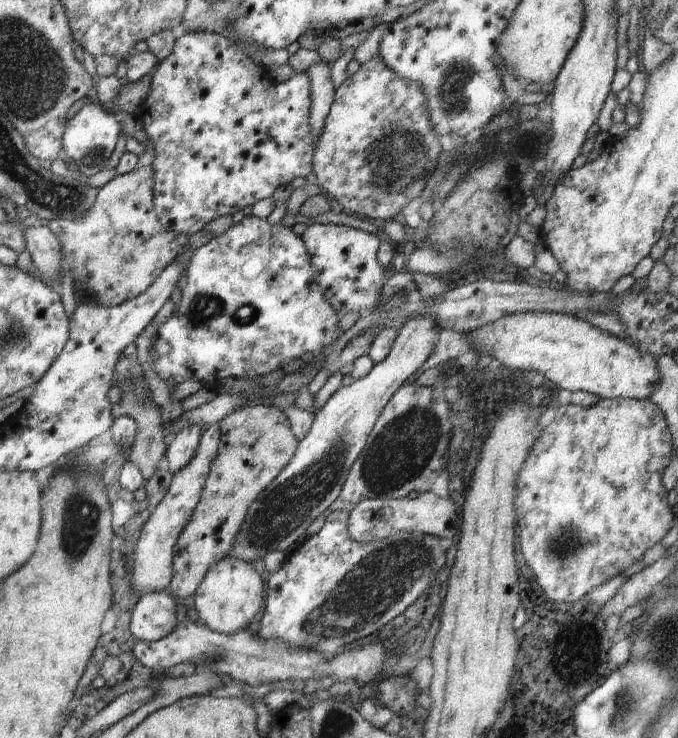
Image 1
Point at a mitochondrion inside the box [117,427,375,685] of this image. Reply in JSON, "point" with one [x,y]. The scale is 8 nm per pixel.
{"point":[217,656]}

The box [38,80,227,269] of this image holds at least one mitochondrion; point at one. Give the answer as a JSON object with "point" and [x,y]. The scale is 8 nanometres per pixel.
{"point":[95,154]}

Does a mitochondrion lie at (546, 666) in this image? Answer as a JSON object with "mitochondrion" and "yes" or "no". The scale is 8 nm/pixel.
{"mitochondrion":"no"}

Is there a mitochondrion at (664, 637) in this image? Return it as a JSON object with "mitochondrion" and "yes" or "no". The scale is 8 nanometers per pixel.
{"mitochondrion":"yes"}

